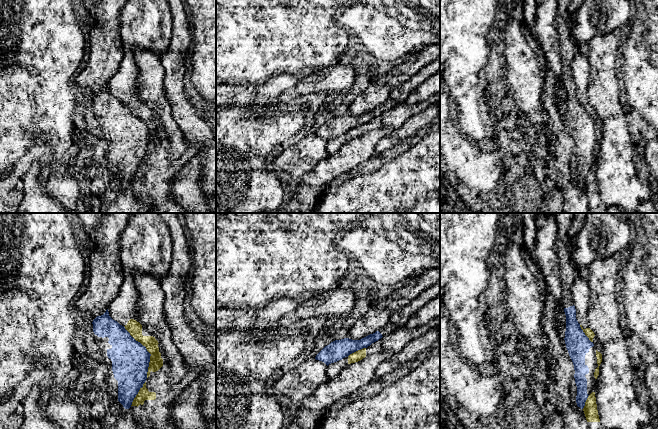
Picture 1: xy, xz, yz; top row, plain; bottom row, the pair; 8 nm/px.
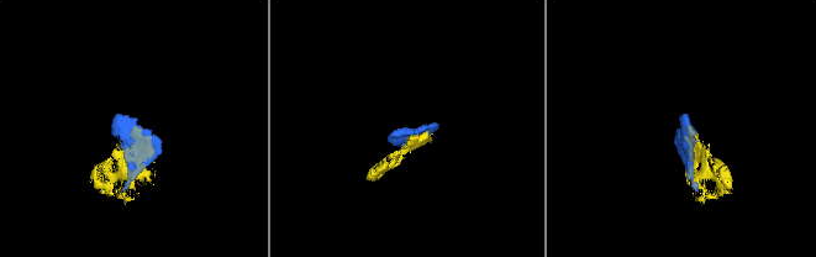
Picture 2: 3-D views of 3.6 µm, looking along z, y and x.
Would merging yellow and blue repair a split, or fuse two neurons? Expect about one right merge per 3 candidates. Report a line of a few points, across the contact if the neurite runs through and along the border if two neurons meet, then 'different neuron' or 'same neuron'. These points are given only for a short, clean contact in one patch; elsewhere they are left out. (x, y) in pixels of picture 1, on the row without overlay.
different neuron

